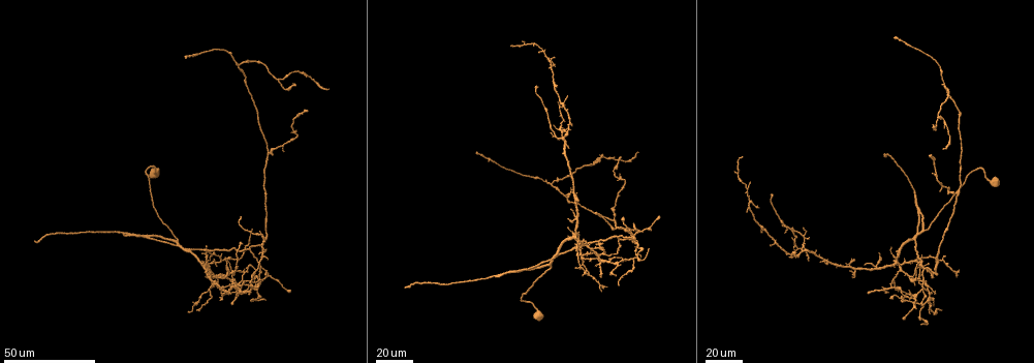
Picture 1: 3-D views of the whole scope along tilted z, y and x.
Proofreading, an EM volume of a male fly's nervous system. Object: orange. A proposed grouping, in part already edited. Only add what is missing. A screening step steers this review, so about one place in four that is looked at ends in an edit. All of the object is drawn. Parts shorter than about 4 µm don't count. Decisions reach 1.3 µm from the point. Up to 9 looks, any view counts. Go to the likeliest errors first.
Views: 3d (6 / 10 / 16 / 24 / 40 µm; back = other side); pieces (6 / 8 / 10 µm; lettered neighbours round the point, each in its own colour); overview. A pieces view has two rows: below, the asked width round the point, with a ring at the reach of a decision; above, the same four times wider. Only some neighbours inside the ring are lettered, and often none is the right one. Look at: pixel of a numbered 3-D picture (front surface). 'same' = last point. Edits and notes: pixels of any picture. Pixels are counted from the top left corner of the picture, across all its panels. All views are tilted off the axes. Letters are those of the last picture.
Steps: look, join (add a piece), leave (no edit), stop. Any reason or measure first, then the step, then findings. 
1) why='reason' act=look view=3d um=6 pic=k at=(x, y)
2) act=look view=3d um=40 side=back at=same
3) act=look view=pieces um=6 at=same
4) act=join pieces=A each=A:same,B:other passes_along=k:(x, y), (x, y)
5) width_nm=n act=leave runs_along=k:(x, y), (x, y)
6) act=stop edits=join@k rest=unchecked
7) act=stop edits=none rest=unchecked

why='end of a long branch' act=look view=3d um=40 pic=1 at=(405, 289)

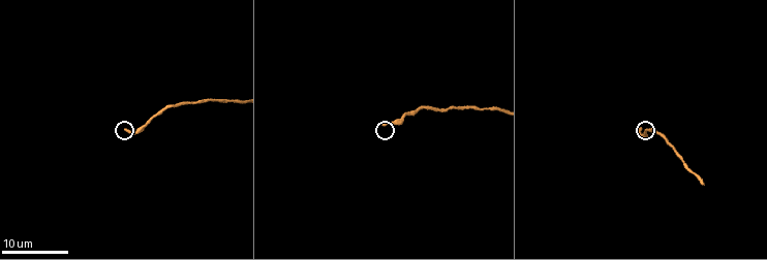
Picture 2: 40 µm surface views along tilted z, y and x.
act=look view=pieces um=6 pic=2 at=(640, 126)

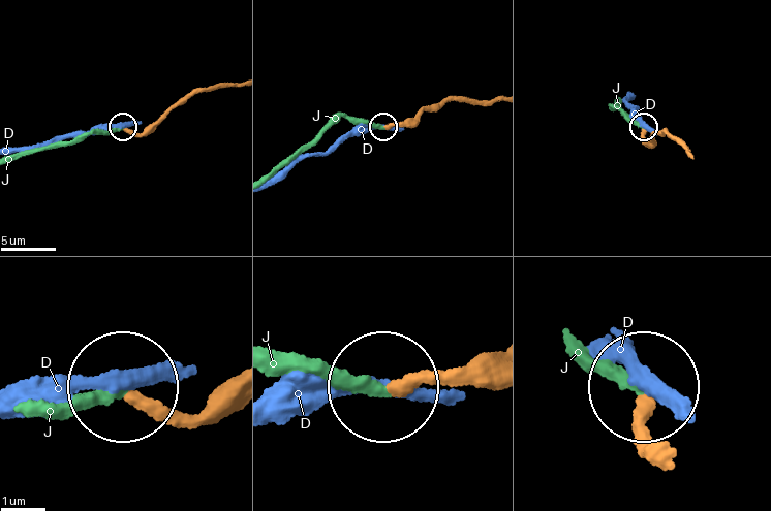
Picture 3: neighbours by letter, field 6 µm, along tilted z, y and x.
width_nm=280 act=join pieces=J each=D:other,J:same found='the neuron continues'

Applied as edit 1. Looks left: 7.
why='long arm stops here' act=look view=3d um=40 pic=1 at=(942, 147)

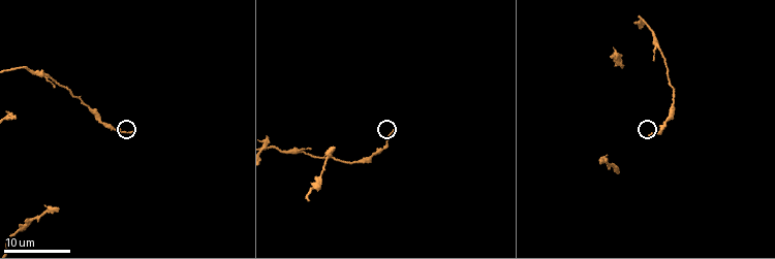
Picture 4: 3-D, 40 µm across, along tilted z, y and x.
why='see the neighbours' act=look view=pieces um=10 pic=4 at=(648, 136)

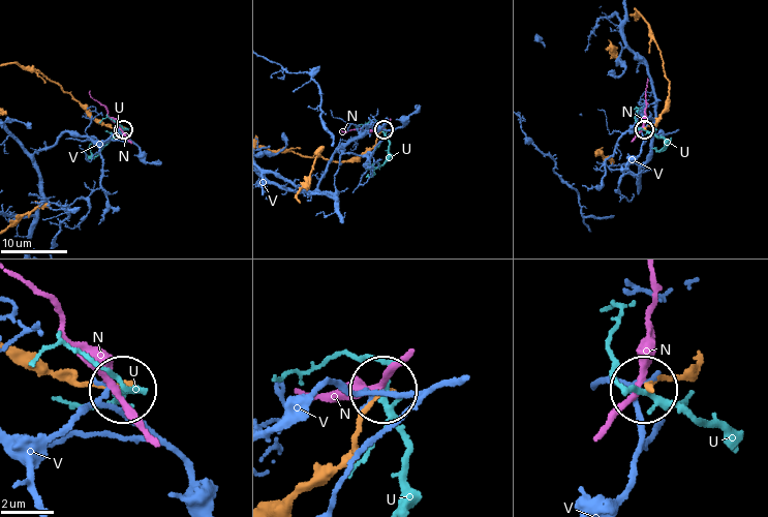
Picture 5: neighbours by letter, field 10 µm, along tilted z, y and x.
width_nm=180 act=leave each=N:other,U:other,V:other runs_along=5:(692, 367), (646, 388) found='no lettered piece goes on from it'

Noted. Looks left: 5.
act=look view=3d um=40 pic=1 at=(264, 298)

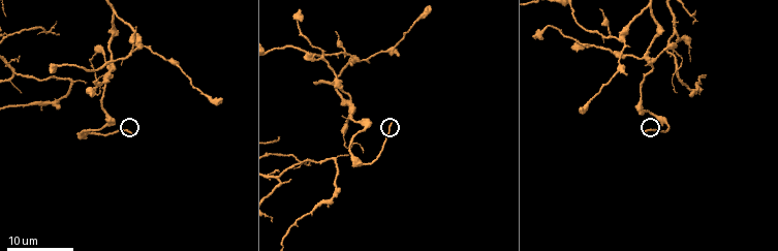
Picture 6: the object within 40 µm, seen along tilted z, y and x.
act=look view=pieces um=6 pic=6 at=(390, 124)

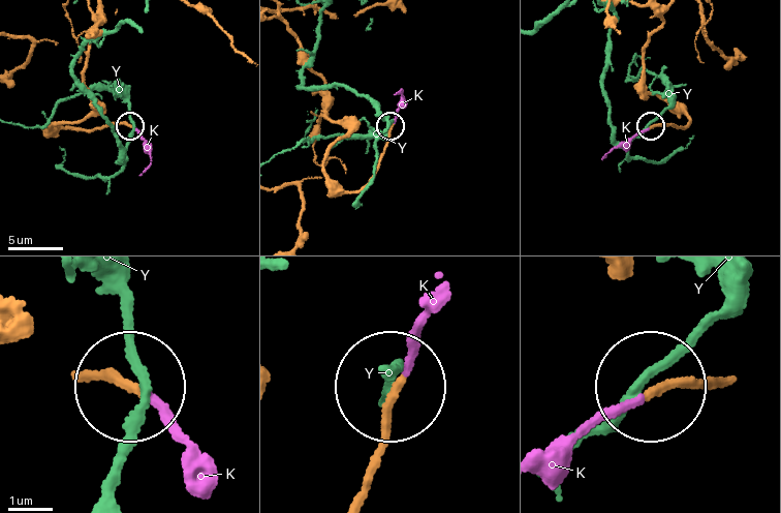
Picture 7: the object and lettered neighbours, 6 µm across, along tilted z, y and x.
act=join pieces=K each=K:same,Y:other passes_along=7:(360, 500), (422, 307) found='the neuron continues'

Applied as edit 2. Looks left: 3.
act=look view=overview

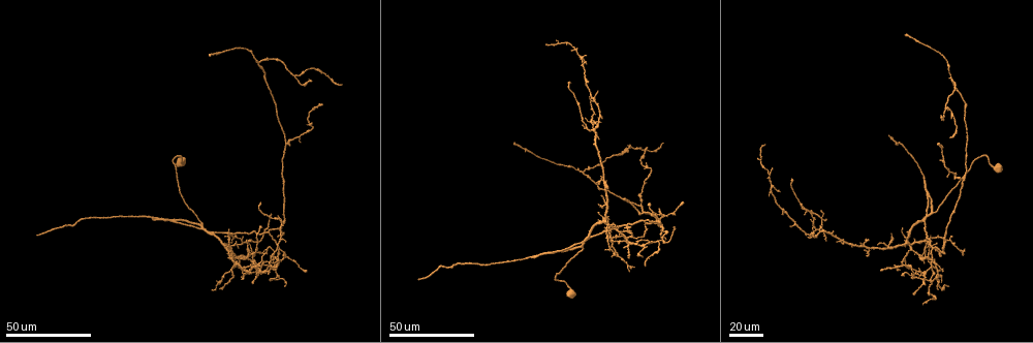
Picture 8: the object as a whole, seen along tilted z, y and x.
why='end of a long branch' act=look view=3d um=40 pic=8 at=(418, 278)

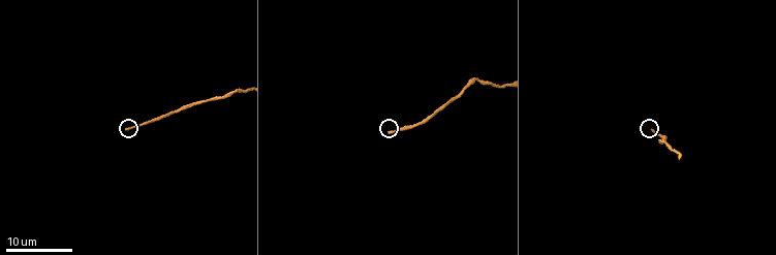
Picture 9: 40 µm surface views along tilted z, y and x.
act=look view=pieces um=10 pic=9 at=(389, 132)

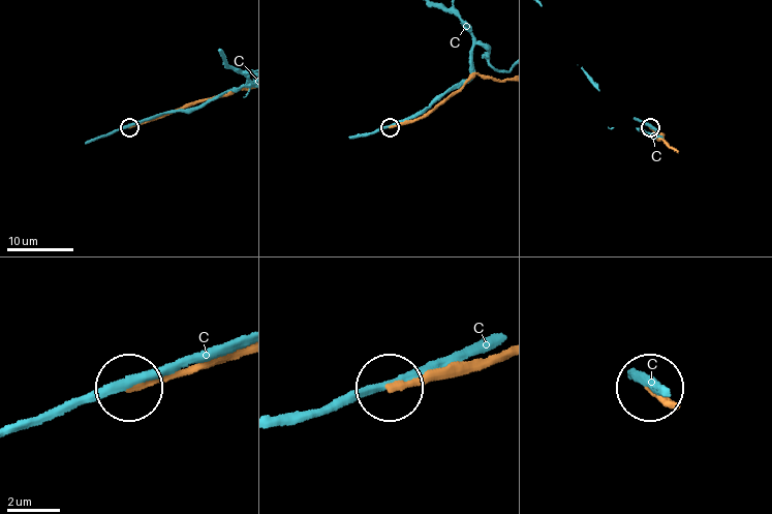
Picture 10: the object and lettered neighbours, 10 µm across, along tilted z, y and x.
act=leave each=C:other runs_along=10:(470, 74), (458, 90), (422, 117), (391, 126) found='no lettered piece goes on from it'

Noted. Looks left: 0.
act=stop edits=join@3,join@7 rest=unchecked

